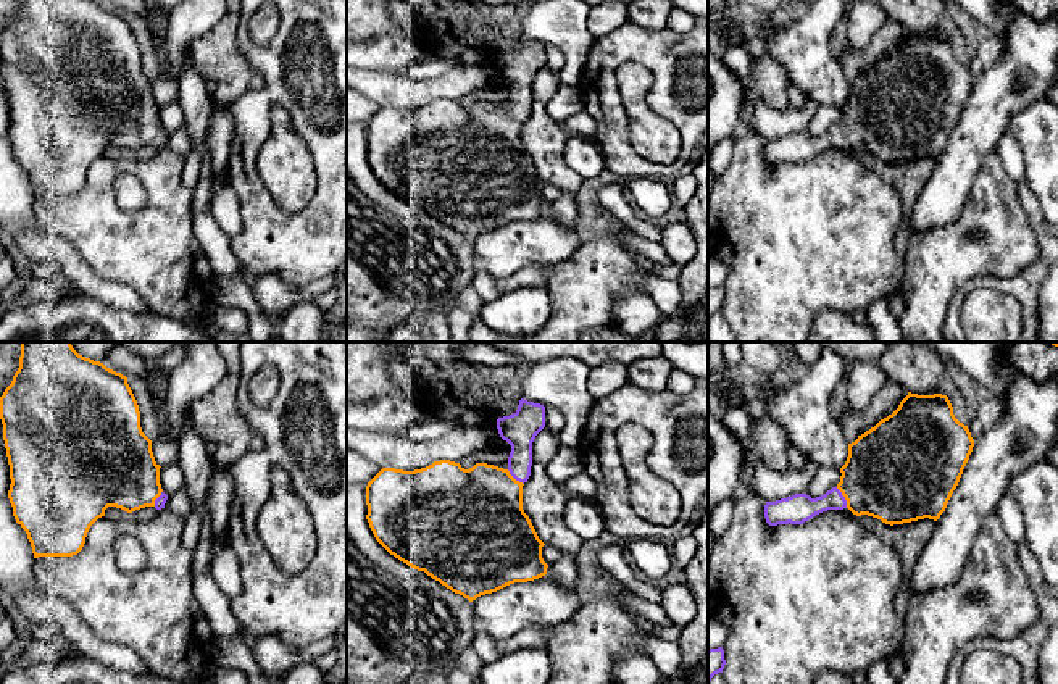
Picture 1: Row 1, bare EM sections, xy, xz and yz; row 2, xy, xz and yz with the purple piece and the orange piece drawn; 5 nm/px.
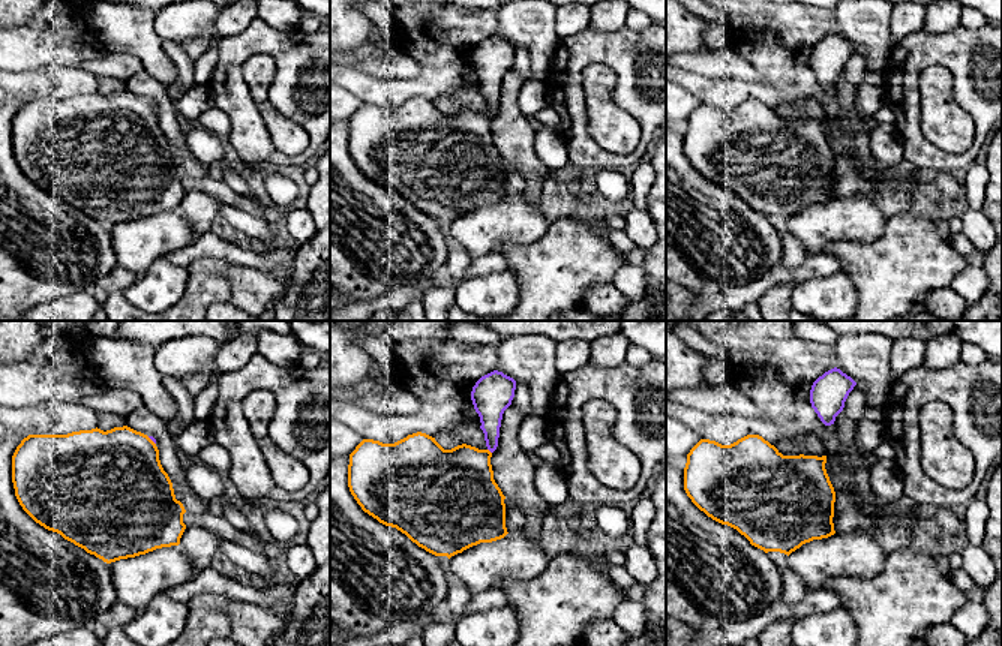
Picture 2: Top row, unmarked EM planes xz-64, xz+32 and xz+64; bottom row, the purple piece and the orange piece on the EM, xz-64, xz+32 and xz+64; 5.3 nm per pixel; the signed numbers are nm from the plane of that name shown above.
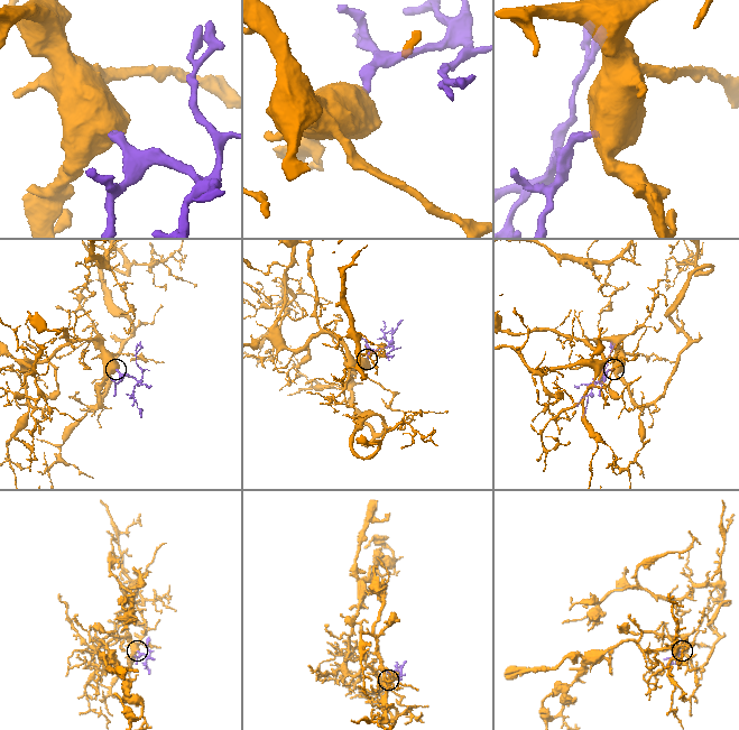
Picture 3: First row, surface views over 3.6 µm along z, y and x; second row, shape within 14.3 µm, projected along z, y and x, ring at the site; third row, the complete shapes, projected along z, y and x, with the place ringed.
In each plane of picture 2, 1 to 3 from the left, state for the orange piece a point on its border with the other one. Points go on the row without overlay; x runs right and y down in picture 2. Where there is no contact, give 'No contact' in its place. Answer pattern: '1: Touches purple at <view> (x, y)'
1: Touches purple at xz-64 (152, 104)
2: Touches purple at xz+32 (489, 114)
3: No contact

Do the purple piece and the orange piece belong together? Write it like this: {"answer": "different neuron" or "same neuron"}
{"answer": "same neuron"}

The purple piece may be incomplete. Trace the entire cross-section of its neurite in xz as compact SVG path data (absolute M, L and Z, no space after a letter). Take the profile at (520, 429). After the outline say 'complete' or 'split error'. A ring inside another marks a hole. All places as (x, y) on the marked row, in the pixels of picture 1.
M521 398L513 415L497 419L500 437L511 445L506 469L487 463L464 469L450 460L414 471L382 468L366 486L366 519L376 540L400 561L424 571L469 602L510 584L545 576L545 544L523 510L532 442L544 428L545 407Z | split error

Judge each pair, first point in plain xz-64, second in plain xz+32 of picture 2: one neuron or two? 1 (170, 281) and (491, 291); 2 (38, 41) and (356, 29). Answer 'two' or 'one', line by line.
1: one
2: two

